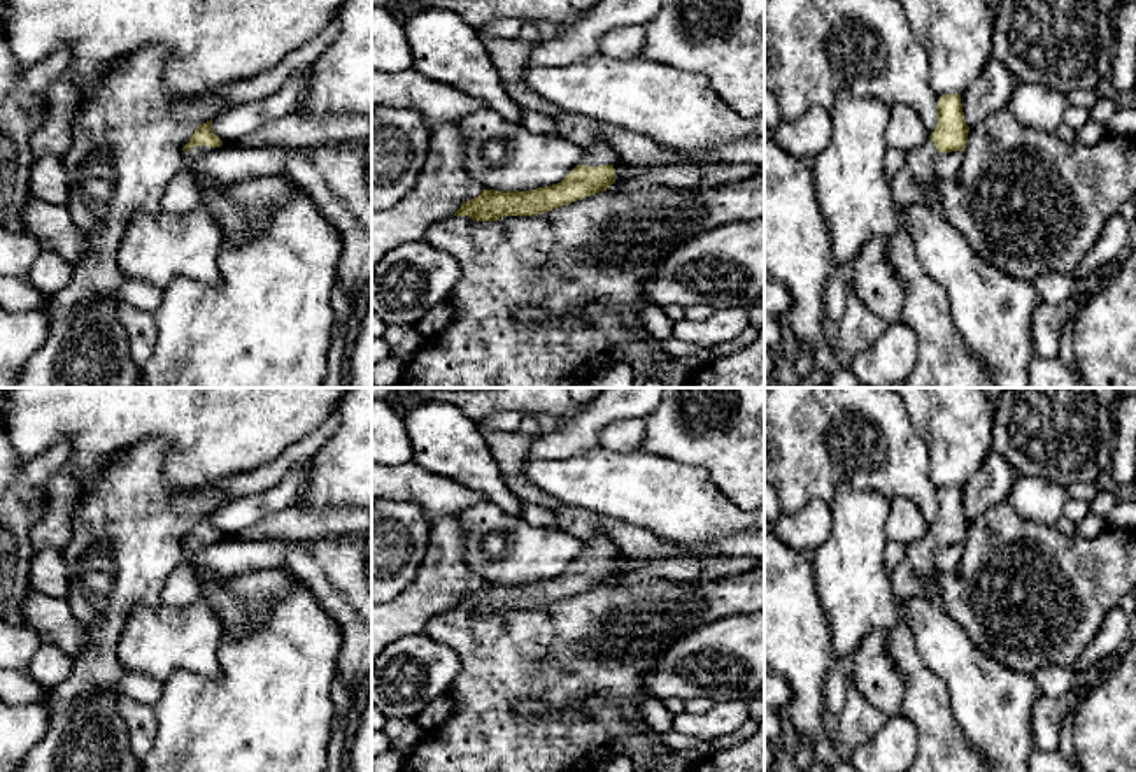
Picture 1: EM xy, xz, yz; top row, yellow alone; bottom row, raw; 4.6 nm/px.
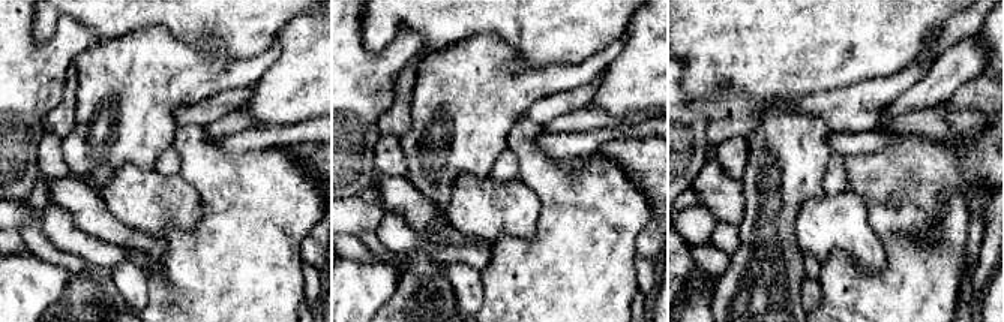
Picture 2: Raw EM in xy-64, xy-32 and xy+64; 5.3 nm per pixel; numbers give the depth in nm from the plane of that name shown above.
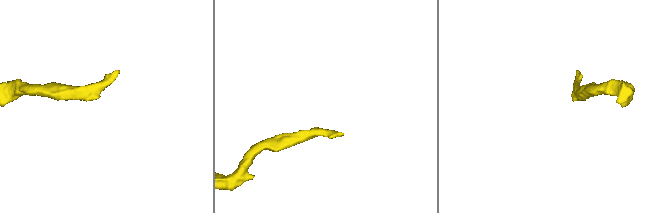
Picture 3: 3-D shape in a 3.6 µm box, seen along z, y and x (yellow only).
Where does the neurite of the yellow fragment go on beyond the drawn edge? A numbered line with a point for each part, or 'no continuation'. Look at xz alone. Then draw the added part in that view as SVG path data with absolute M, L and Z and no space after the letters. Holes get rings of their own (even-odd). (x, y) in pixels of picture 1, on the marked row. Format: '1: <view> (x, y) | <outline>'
1: xz (603, 153) | M608 142L584 149L582 165L601 167L601 165L615 165L615 163L617 163L617 154Z

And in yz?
1: yz (910, 185) | M931 139L906 153L906 161L891 182L894 207L926 205L927 186L936 184L934 158L940 151Z

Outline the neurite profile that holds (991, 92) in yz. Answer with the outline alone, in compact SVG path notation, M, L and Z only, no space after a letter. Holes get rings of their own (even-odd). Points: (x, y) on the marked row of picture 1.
M990 56L978 79L961 95L969 130L1005 109L1017 84L1017 77L996 56Z

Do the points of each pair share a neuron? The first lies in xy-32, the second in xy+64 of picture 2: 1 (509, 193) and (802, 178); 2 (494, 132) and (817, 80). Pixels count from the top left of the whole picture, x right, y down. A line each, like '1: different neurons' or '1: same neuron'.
1: different neurons
2: different neurons

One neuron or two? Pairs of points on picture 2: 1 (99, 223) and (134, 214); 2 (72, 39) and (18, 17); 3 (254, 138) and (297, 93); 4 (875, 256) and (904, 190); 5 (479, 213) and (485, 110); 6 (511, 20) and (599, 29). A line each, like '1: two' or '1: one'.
1: two
2: one
3: two
4: two
5: two
6: one

